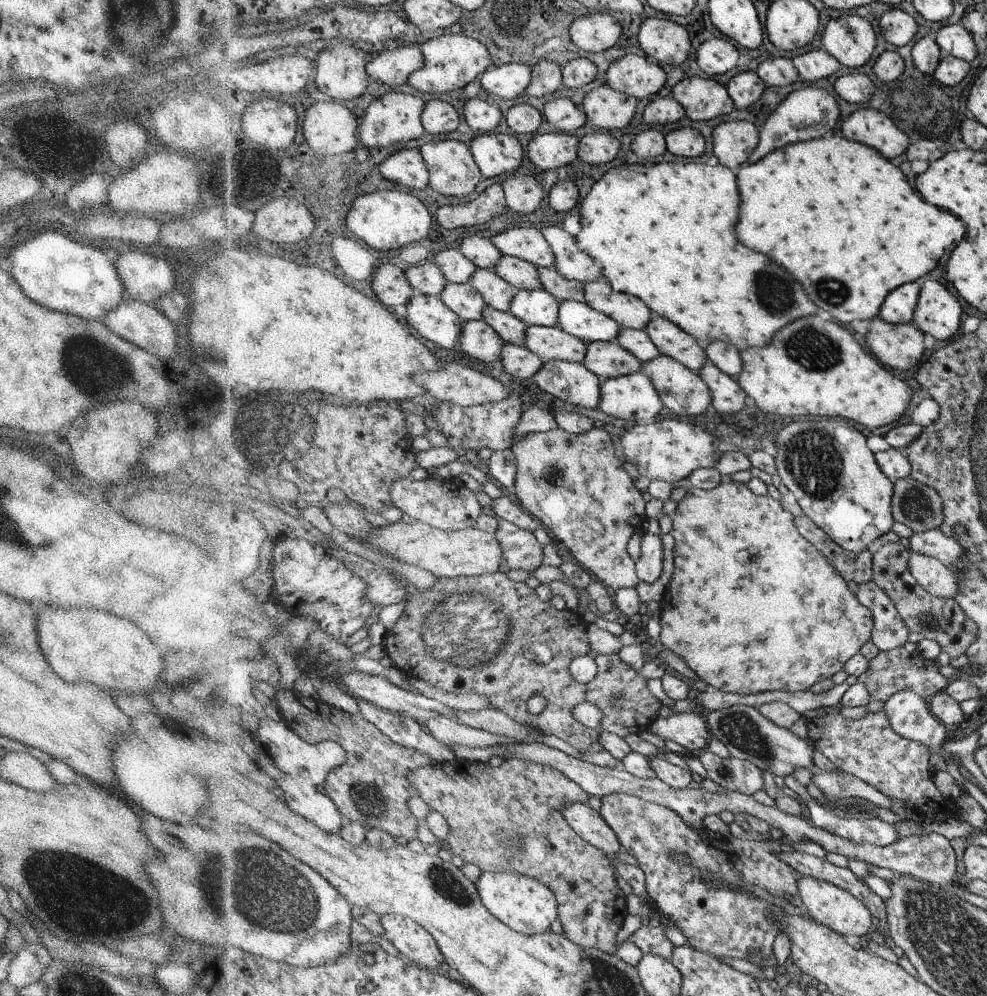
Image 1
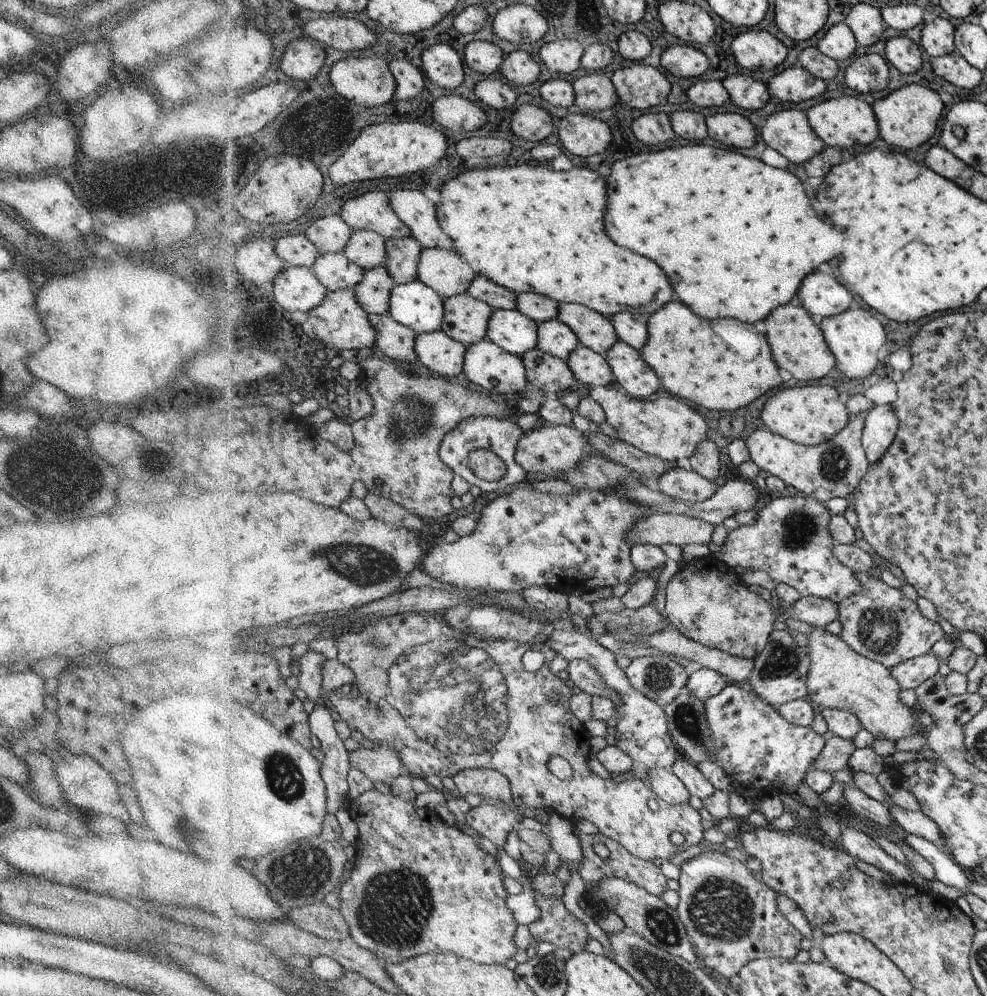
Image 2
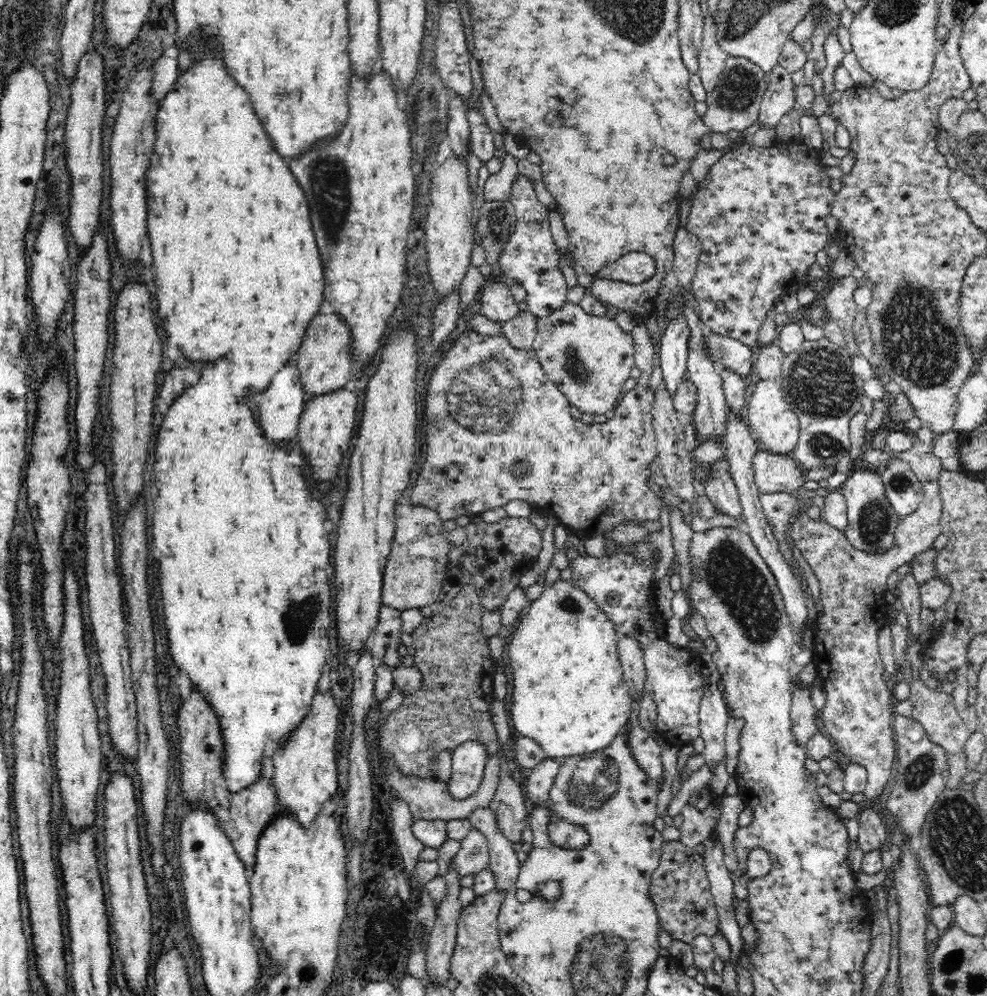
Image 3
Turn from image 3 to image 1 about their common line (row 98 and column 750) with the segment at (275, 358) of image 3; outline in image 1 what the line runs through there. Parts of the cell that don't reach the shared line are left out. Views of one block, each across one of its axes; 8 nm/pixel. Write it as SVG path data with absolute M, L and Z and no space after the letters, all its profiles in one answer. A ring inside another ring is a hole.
M840 134L779 148L764 156L764 160L746 162L738 172L740 240L754 252L764 252L784 264L808 288L808 296L842 324L878 317L884 300L895 288L932 272L938 260L966 234L956 216L922 200L916 184L908 180L908 172L900 164L892 164L875 148L849 141Z

